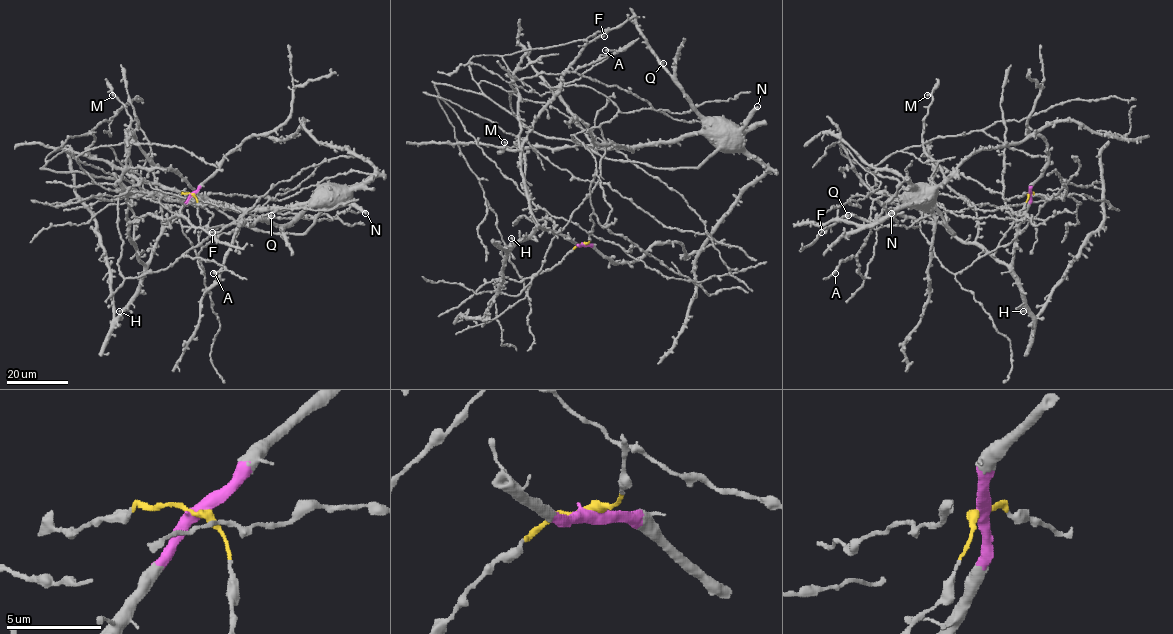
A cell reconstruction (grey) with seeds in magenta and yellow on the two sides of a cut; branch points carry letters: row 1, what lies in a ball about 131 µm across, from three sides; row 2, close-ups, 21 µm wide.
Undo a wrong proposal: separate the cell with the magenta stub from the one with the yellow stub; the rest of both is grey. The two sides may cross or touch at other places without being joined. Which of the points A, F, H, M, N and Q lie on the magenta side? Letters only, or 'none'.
F, H, M

